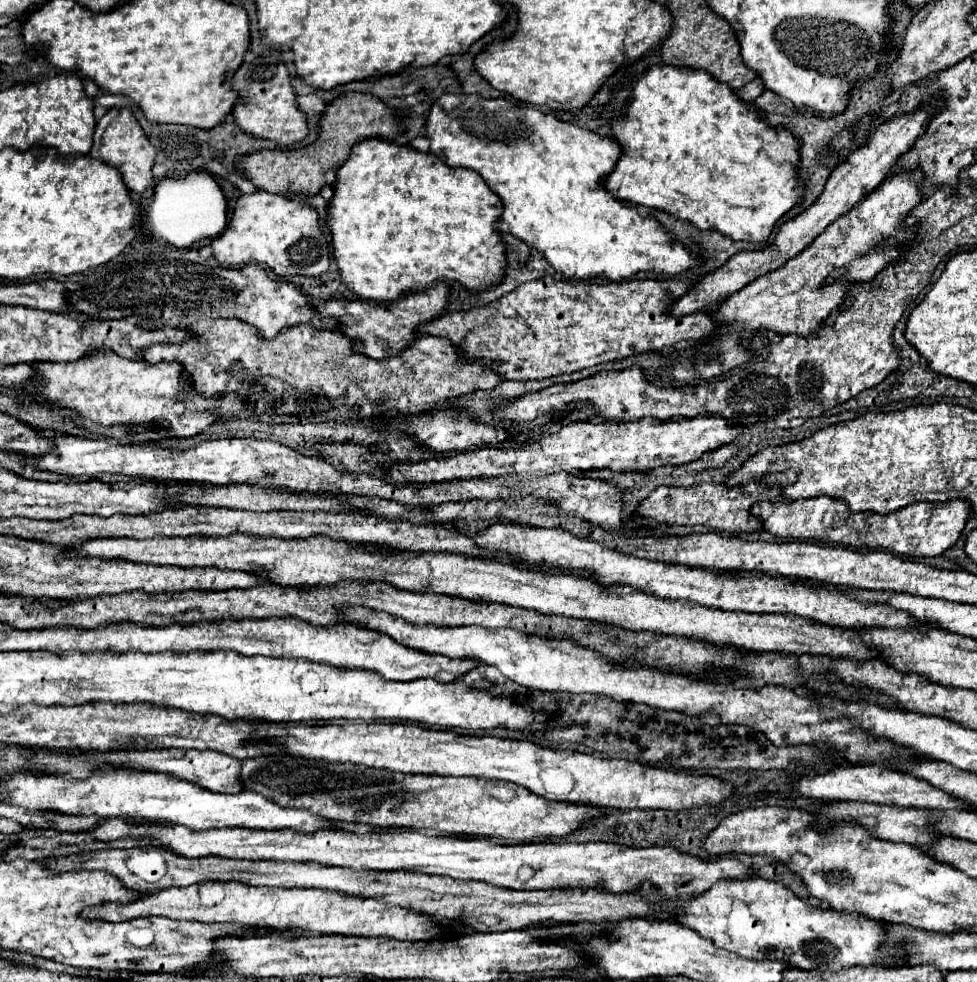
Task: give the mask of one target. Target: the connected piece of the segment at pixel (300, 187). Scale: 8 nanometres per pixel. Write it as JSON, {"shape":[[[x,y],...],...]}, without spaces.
{"shape":[[[347,91],[325,107],[323,117],[319,121],[319,137],[315,143],[293,151],[257,151],[251,155],[241,155],[235,161],[235,167],[257,189],[265,189],[277,195],[285,195],[285,193],[315,195],[325,185],[323,173],[327,169],[339,169],[347,161],[349,151],[355,143],[371,137],[393,141],[397,135],[399,135],[399,127],[395,123],[393,111],[385,103],[381,103],[379,97],[369,93]]]}

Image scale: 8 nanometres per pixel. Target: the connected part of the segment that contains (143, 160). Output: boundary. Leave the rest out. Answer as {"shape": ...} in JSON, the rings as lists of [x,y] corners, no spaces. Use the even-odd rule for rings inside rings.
{"shape":[[[113,107],[97,121],[95,135],[93,135],[93,147],[91,147],[89,155],[93,159],[99,159],[99,161],[115,167],[121,173],[127,189],[133,193],[143,193],[153,181],[151,167],[153,167],[153,159],[155,159],[155,147],[147,141],[143,129],[139,127],[137,119],[133,117],[131,109],[127,109],[127,107]]]}

